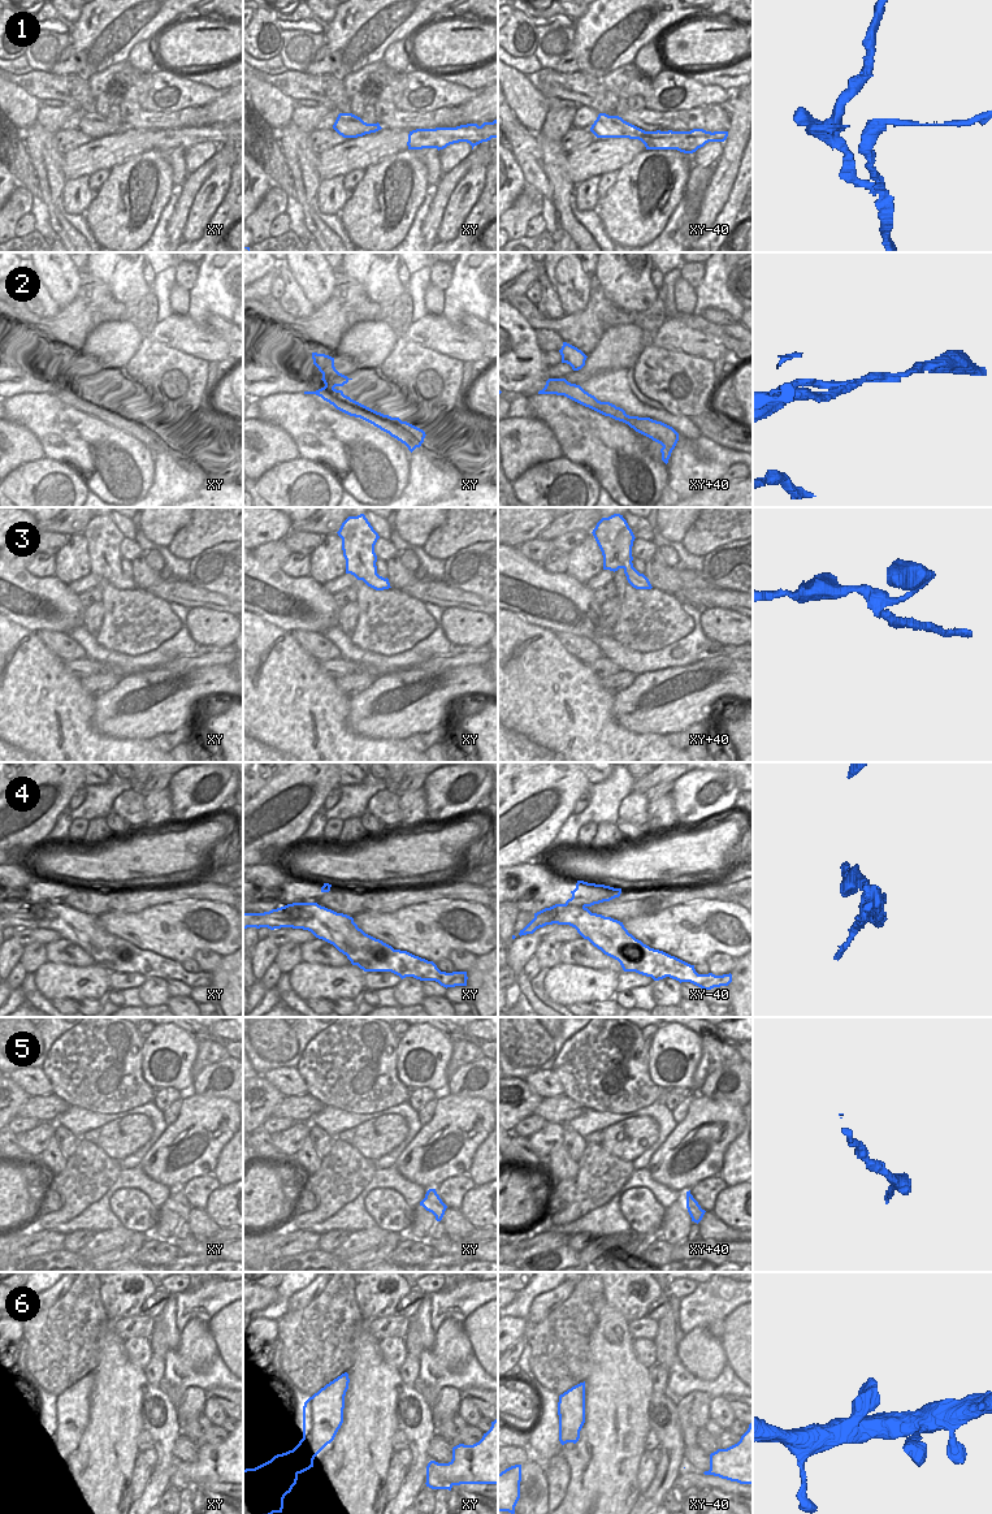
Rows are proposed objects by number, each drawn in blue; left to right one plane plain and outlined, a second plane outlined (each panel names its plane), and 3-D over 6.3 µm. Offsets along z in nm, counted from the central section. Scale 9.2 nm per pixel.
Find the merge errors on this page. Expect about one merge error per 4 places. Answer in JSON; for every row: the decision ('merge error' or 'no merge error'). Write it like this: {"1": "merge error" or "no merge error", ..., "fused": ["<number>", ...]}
{"1": "merge error", "2": "merge error", "3": "no merge error", "4": "merge error", "5": "no merge error", "6": "no merge error", "fused": ["1", "2", "4"]}

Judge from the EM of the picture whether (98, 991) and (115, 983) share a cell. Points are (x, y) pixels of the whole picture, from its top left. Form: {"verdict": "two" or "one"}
{"verdict": "two"}

